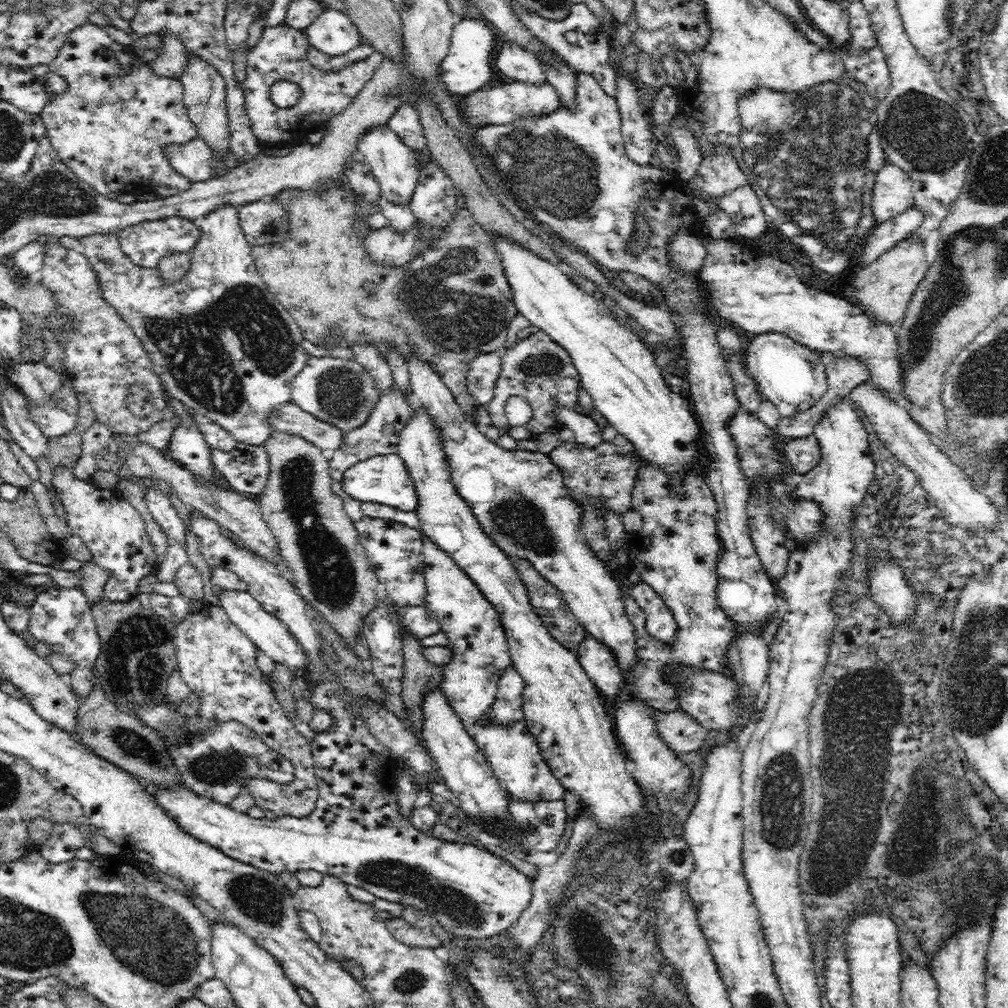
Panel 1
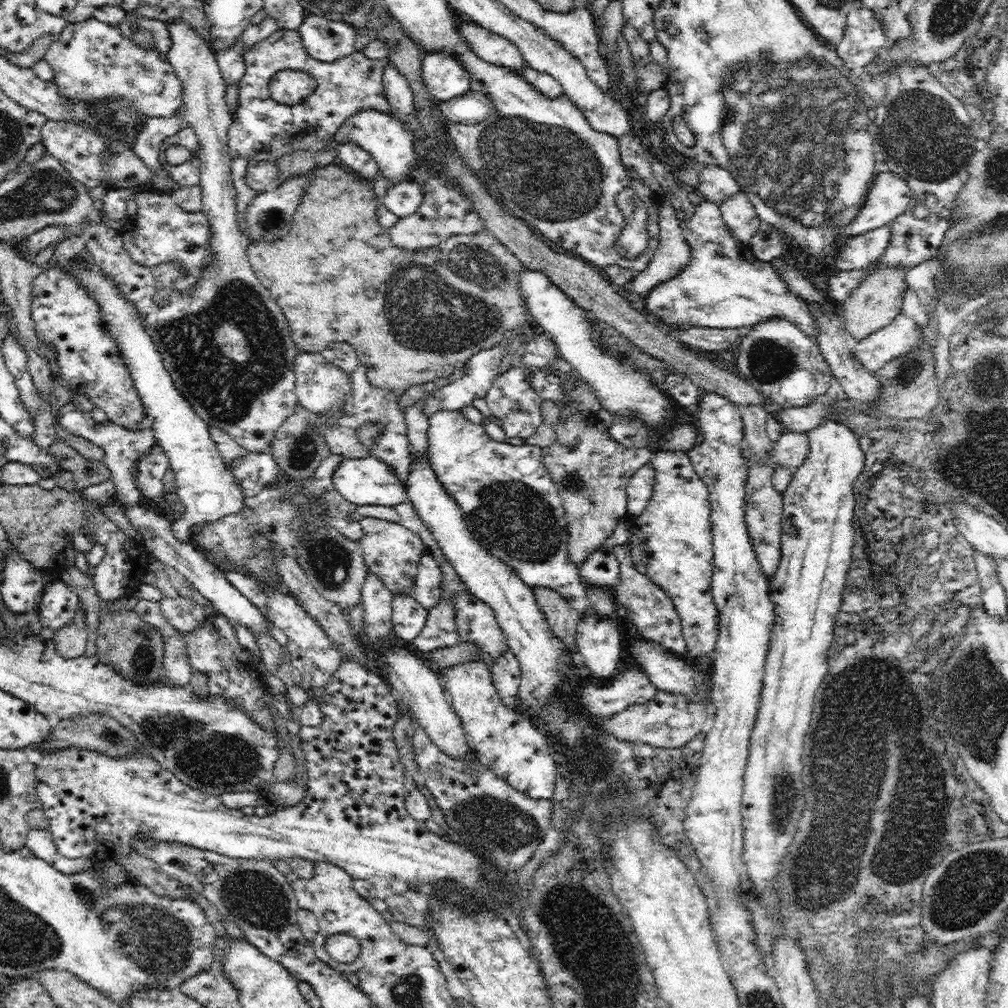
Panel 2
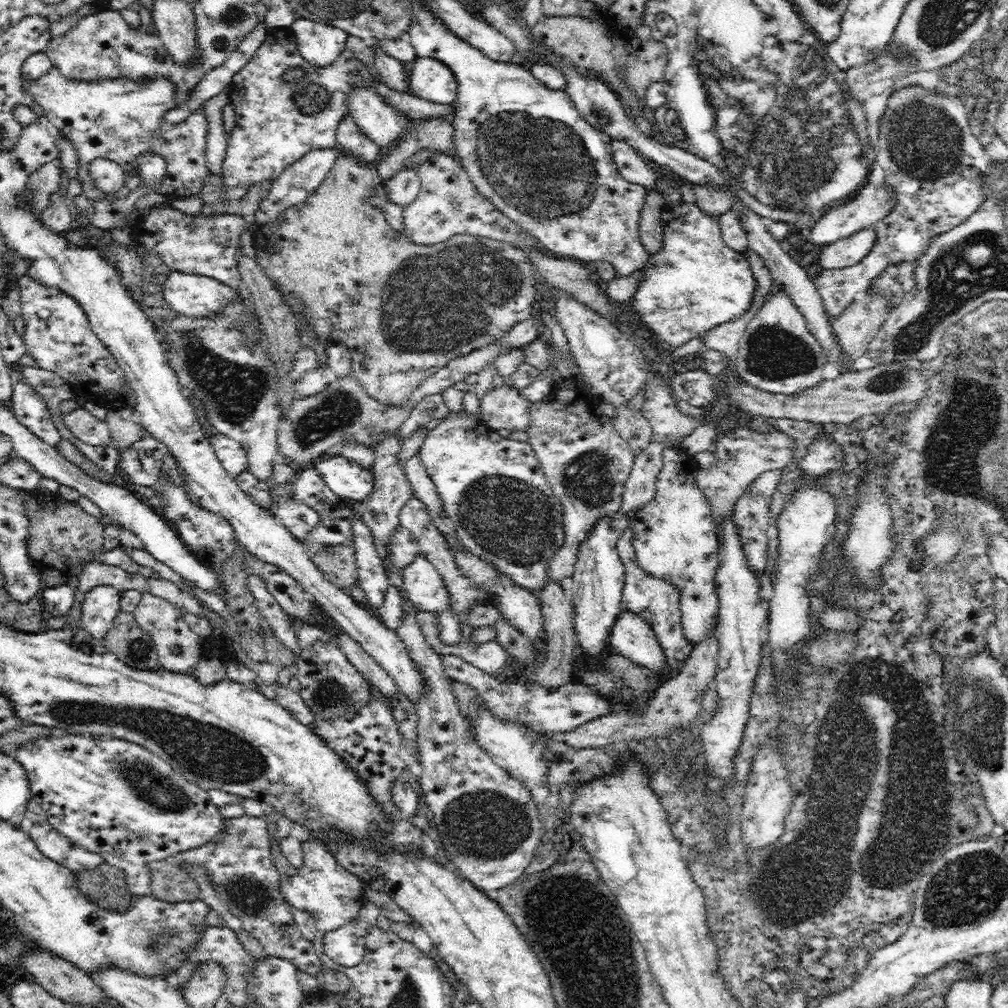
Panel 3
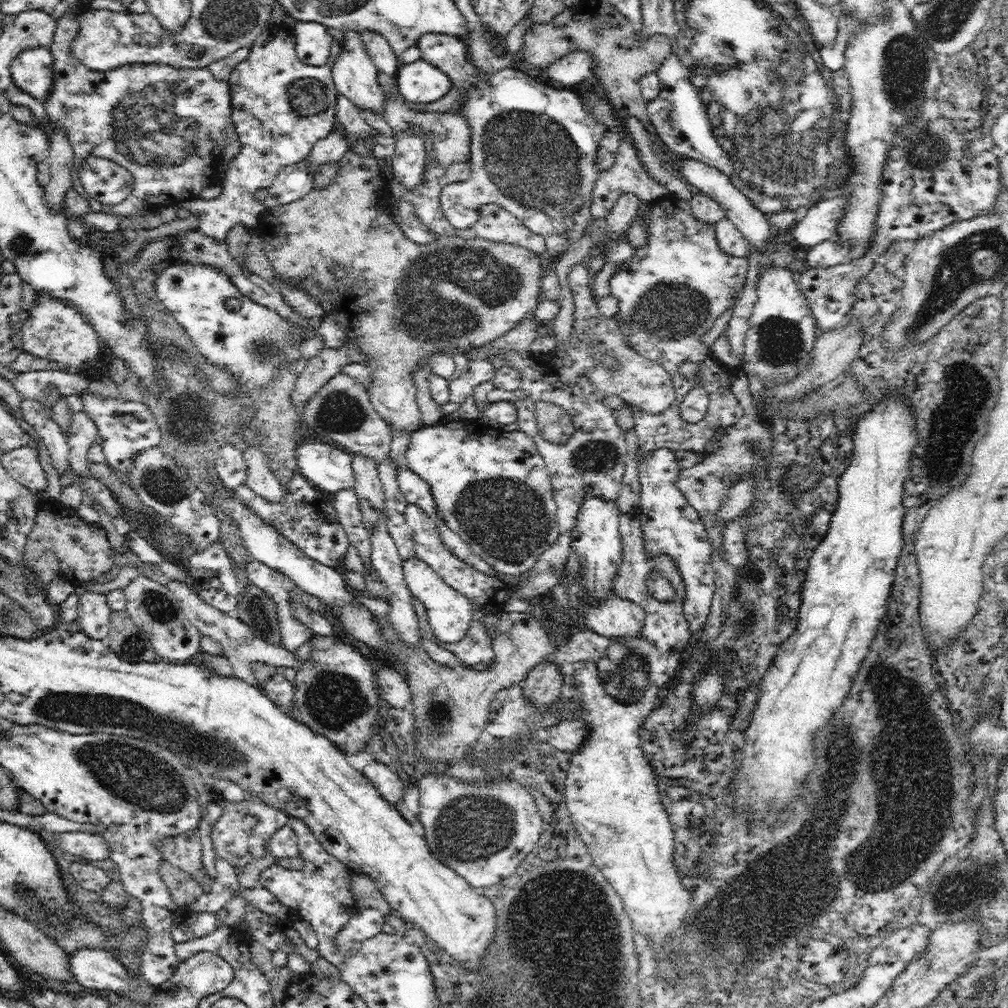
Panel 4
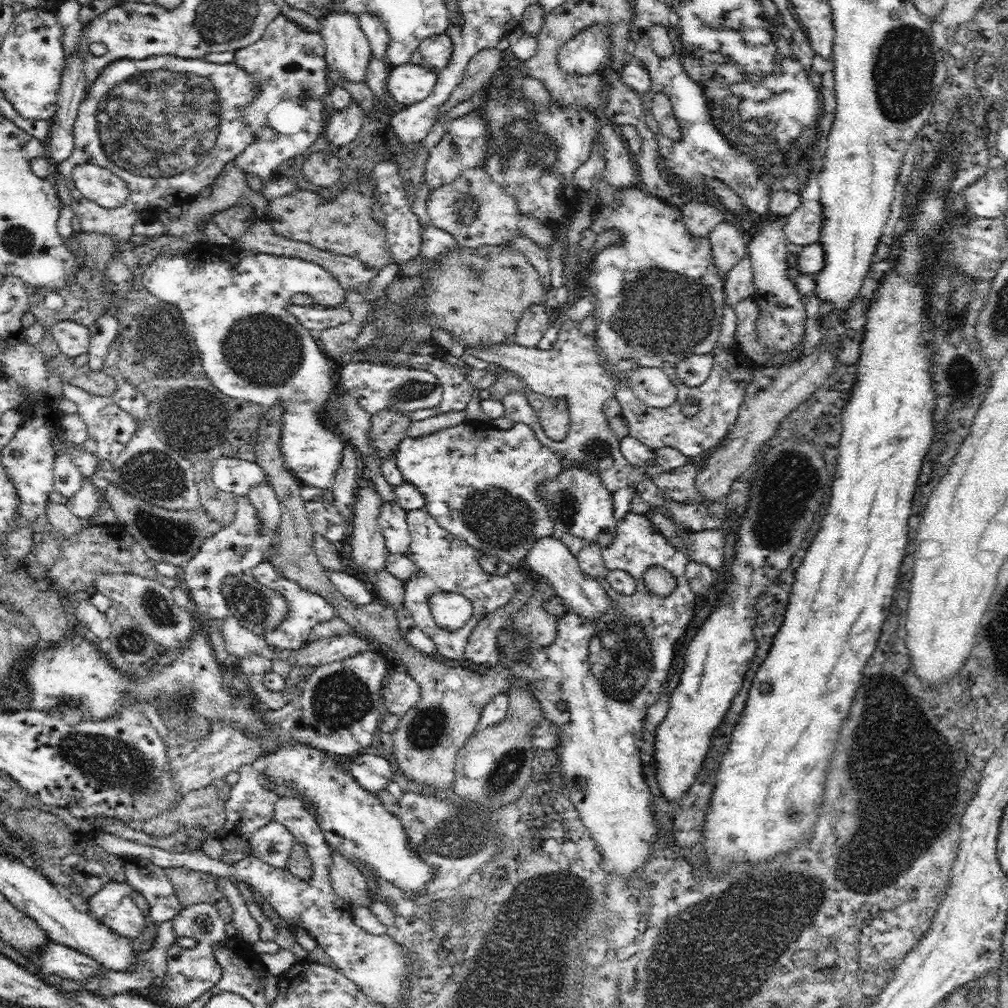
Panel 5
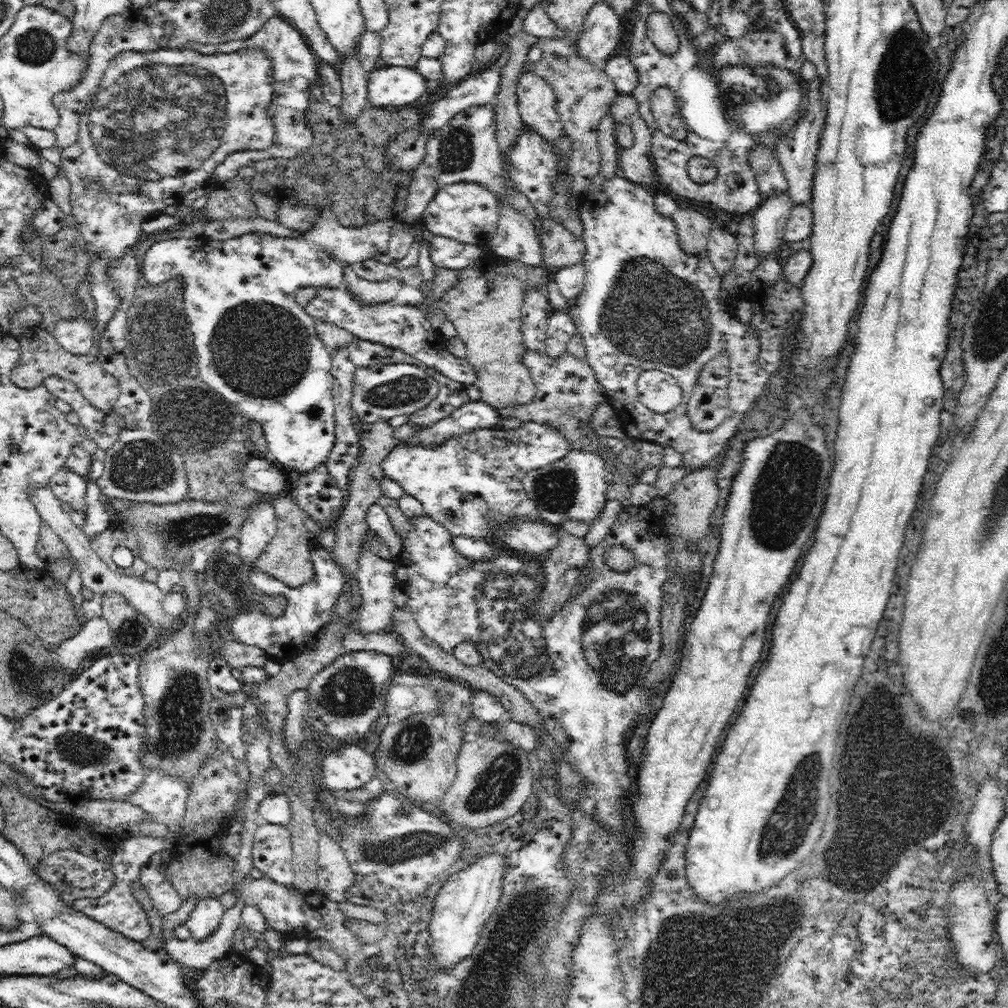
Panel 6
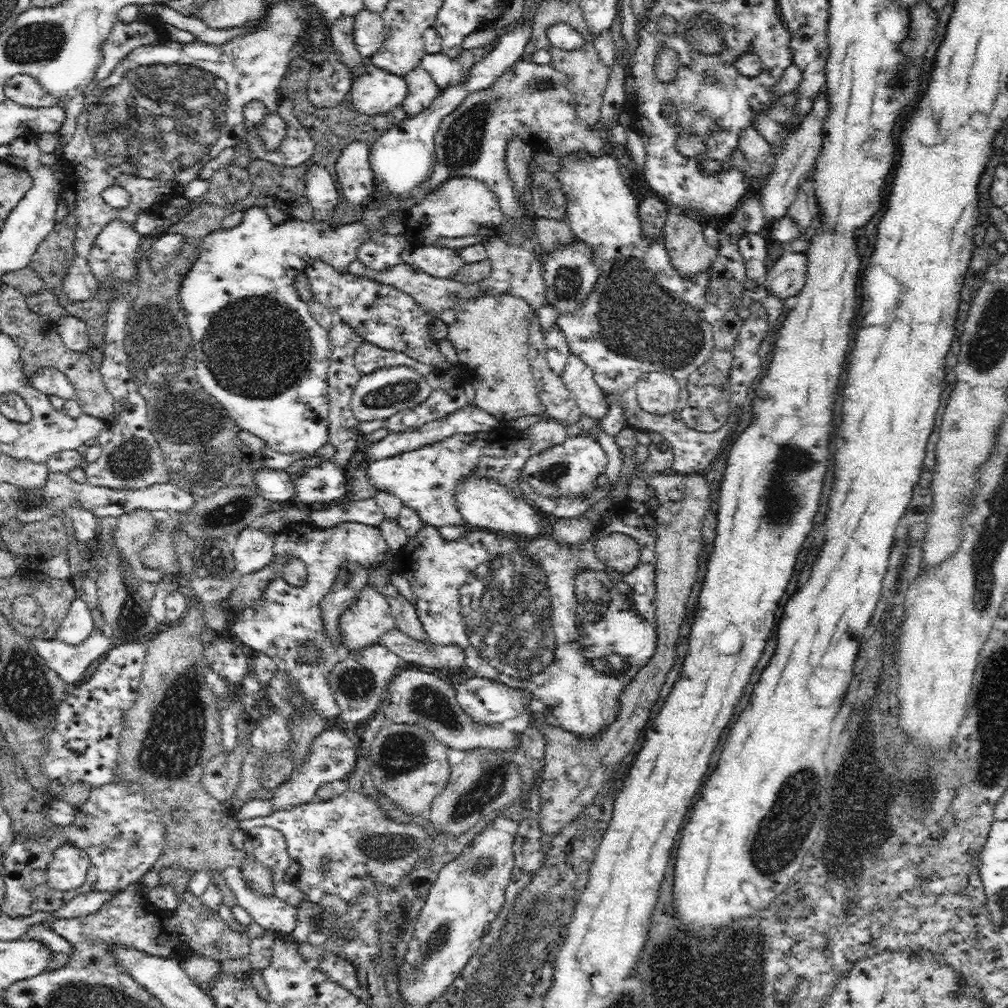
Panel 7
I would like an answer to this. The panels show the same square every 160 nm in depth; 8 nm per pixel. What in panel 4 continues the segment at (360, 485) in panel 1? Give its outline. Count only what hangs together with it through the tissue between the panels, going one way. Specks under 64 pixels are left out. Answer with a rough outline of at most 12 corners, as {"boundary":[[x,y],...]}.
{"boundary":[[302,442],[297,470],[336,494],[355,489],[353,456],[328,443]]}

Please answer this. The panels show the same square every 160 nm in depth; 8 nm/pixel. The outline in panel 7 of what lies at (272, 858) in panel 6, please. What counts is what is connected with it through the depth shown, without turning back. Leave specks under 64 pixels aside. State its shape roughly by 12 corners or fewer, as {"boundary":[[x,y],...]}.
{"boundary":[[249,827],[243,849],[283,878],[290,866],[284,835]]}

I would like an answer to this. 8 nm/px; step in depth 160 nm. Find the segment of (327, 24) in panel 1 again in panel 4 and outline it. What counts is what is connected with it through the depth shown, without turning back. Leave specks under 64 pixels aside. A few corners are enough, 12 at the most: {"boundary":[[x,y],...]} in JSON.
{"boundary":[[295,20],[295,51],[307,65],[331,62],[333,37]]}

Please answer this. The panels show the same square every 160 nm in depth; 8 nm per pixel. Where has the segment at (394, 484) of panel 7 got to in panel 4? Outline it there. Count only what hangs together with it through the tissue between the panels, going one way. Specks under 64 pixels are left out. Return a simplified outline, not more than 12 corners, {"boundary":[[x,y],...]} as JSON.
{"boundary":[[482,418],[414,431],[406,469],[498,573],[558,540],[546,463]]}

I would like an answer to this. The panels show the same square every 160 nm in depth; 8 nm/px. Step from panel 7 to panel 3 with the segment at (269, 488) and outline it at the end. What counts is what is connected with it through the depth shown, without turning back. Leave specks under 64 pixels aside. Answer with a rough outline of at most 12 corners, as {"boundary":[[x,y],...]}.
{"boundary":[[224,434],[212,439],[216,457],[235,479],[247,470],[240,443]]}

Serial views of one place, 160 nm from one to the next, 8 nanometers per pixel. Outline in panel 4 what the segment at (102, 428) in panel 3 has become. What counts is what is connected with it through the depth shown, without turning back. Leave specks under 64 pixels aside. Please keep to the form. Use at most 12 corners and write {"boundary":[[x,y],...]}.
{"boundary":[[86,412],[72,415],[68,431],[69,462],[88,477],[89,447],[99,436]]}

